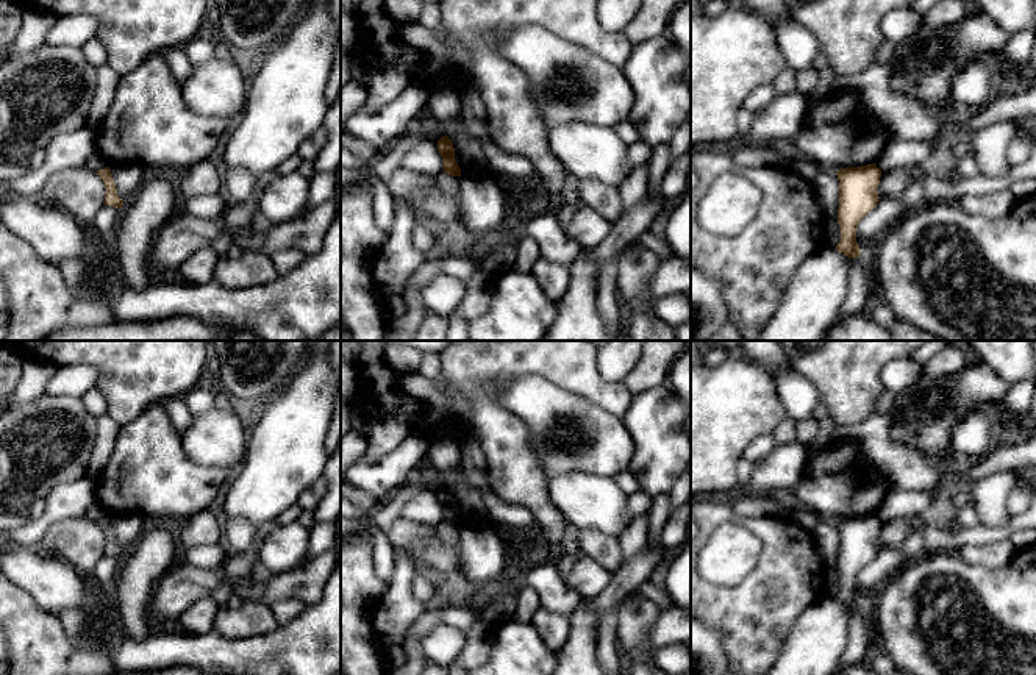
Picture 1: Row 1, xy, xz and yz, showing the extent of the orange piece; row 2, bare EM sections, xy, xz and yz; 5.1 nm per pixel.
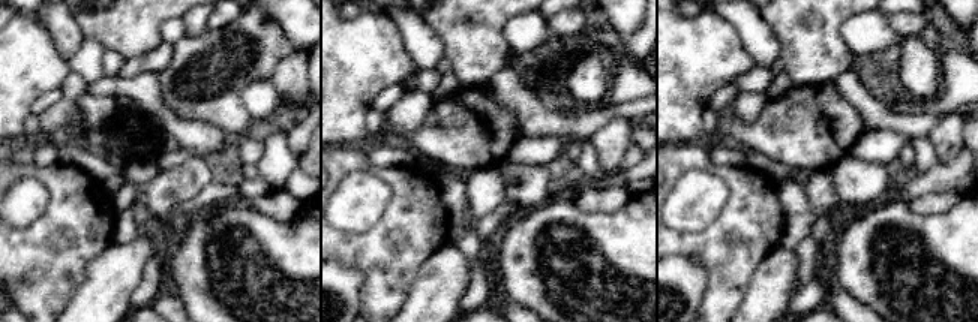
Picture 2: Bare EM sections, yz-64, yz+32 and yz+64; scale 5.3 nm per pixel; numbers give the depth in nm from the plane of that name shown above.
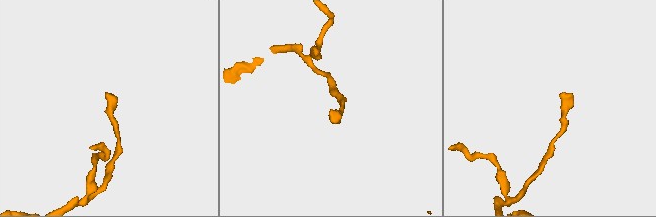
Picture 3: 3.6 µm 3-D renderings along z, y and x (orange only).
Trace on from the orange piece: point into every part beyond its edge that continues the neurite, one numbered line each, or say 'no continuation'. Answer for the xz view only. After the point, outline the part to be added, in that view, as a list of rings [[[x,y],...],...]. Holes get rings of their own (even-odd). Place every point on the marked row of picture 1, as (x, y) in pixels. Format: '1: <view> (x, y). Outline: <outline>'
no continuation

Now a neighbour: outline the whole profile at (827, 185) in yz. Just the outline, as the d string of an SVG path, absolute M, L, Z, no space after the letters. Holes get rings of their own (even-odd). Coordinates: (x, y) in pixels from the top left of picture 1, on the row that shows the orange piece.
M822 170L813 183L817 202L828 220L838 219L839 209L839 180L838 173L831 170Z

